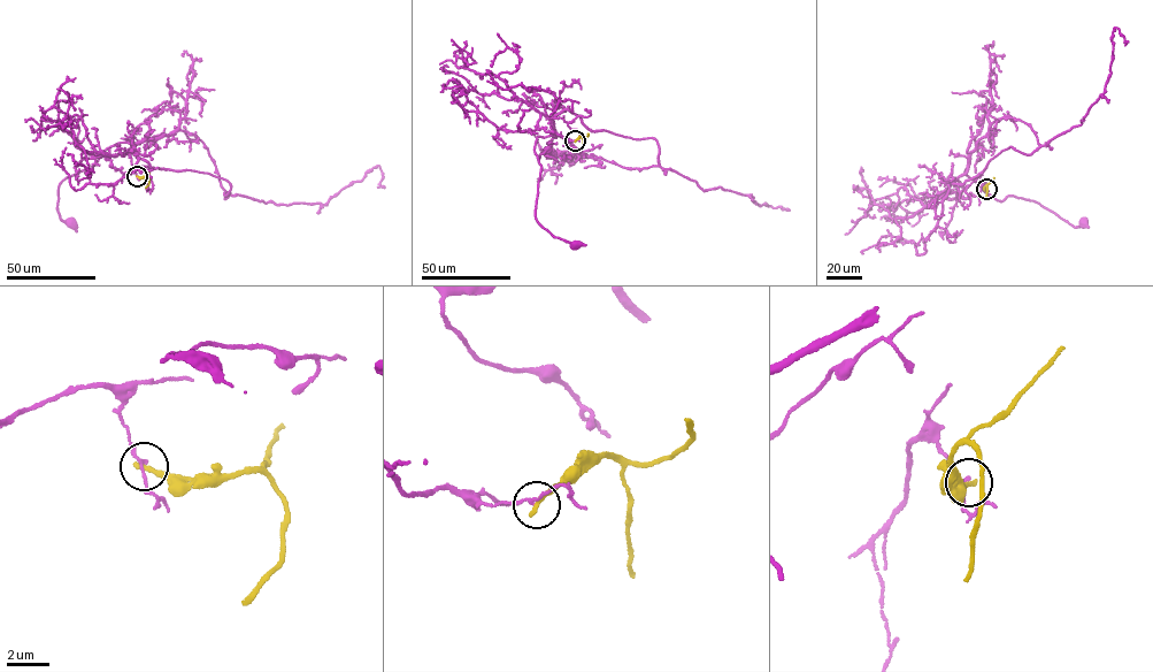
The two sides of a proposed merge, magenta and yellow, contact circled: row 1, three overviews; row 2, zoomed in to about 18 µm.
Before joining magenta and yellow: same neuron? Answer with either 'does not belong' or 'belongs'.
does not belong

